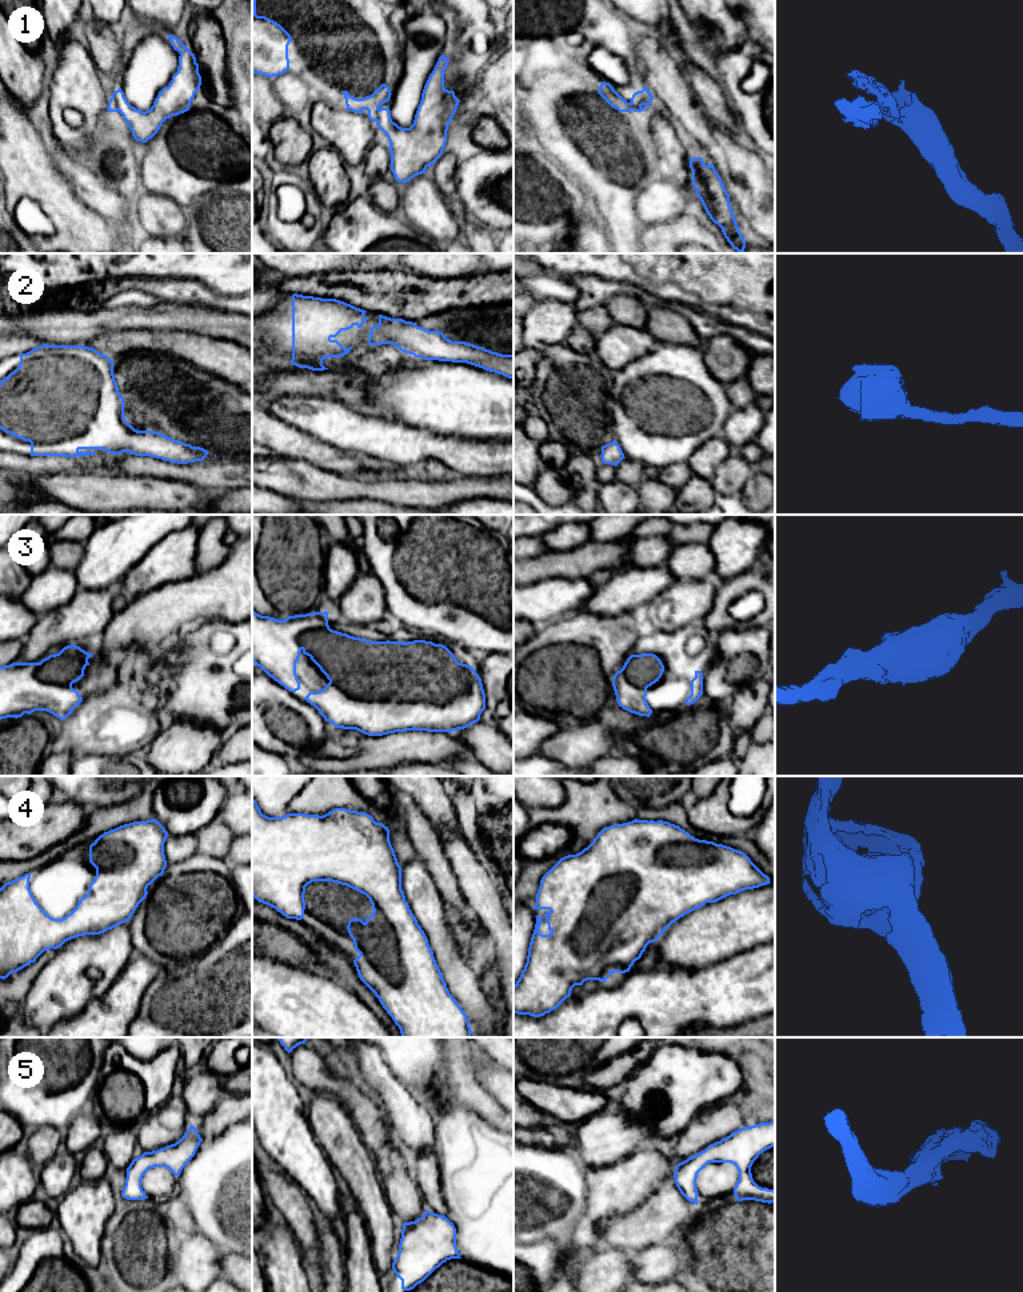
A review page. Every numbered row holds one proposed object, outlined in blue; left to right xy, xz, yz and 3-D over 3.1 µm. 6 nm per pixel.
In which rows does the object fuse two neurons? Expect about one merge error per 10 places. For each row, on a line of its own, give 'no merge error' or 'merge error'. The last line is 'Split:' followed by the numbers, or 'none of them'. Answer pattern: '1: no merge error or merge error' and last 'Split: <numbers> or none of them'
1: merge error
2: no merge error
3: no merge error
4: no merge error
5: no merge error
Split: 1

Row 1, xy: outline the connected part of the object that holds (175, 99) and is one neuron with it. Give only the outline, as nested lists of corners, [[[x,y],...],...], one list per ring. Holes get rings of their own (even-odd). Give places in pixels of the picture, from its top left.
[[[168,35],[168,39],[173,49],[180,53],[177,72],[172,76],[169,85],[159,92],[148,111],[143,112],[132,107],[121,88],[112,93],[136,141],[147,143],[167,119],[189,111],[191,101],[201,85],[195,55],[176,36]]]

